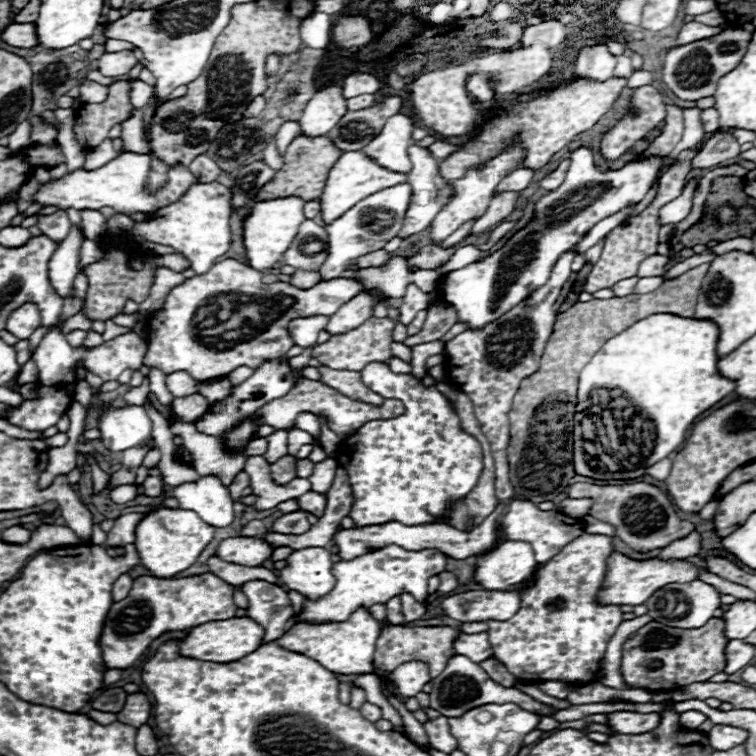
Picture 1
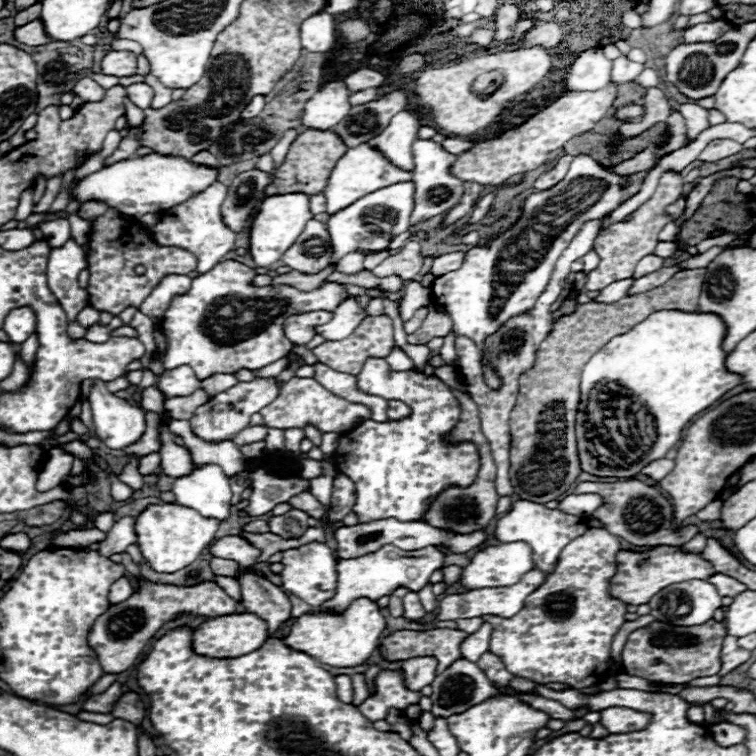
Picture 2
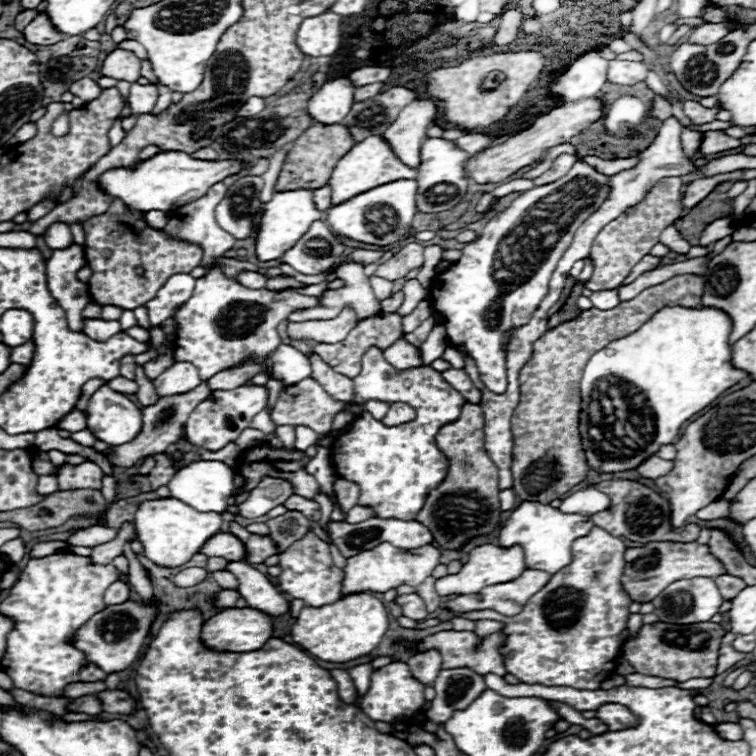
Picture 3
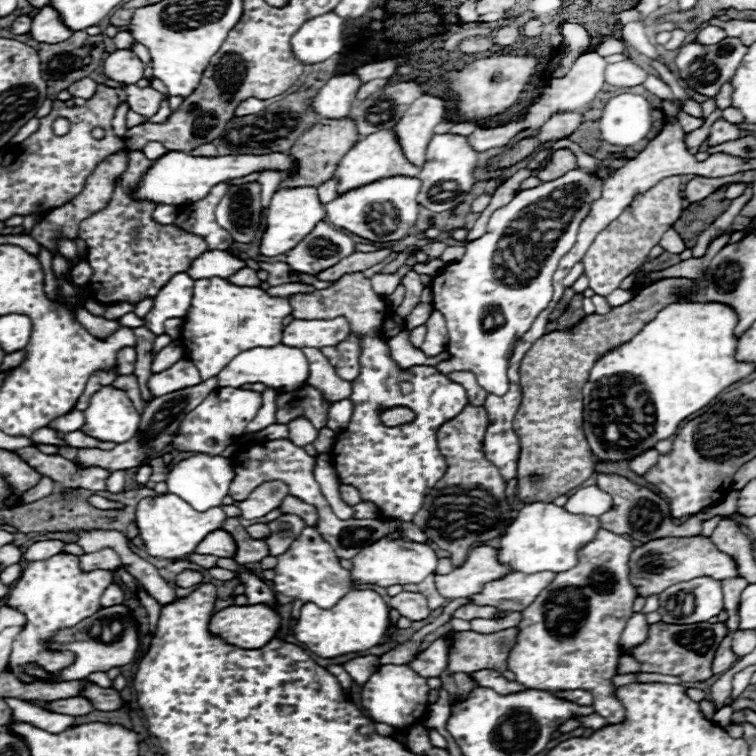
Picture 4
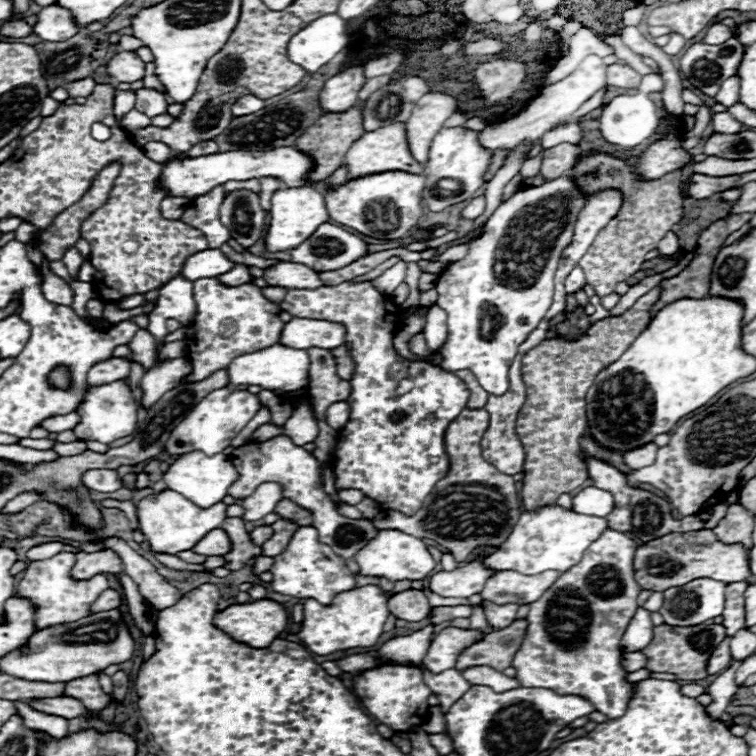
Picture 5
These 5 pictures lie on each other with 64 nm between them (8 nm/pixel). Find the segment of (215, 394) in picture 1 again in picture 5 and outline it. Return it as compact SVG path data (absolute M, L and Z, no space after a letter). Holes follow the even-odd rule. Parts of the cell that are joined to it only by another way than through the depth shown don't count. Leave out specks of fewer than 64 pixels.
M276 344L264 350L236 356L226 370L228 370L228 382L232 386L240 386L240 384L262 386L264 390L276 392L280 396L292 396L292 394L304 394L308 390L308 366L310 360L306 350L292 350L288 346Z

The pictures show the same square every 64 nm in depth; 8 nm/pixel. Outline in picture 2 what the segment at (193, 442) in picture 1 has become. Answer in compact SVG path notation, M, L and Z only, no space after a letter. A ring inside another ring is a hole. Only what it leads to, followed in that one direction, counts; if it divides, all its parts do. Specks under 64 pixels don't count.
M170 420L170 430L184 440L184 446L188 448L188 452L192 456L192 462L198 468L208 466L208 464L216 464L222 468L222 472L228 478L232 478L234 474L238 474L246 468L248 458L240 452L240 446L236 446L232 440L206 442L206 440L198 438L192 432L190 422L184 422L184 420Z

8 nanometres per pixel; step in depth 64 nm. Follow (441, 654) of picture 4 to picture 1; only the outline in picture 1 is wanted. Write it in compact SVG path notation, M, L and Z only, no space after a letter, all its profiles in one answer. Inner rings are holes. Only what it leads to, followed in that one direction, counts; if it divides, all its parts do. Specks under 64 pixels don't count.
M408 662L404 666L398 666L390 674L390 680L396 684L396 690L402 696L416 696L422 692L422 686L430 680L430 676L424 662Z

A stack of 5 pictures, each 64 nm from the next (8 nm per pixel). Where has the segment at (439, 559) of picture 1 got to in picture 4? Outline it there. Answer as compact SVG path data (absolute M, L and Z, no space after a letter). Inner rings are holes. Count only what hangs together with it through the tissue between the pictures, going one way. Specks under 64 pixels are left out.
M382 538L372 546L364 548L356 558L352 558L352 582L354 584L374 584L380 588L388 588L394 584L420 584L426 576L434 574L438 564L436 552L428 544L412 544L392 538Z

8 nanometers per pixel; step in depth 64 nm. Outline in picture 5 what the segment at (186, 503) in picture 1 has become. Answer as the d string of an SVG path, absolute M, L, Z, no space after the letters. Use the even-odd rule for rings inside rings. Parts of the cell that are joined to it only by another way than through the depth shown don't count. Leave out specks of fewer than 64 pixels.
M192 452L192 454L180 456L168 468L168 472L164 474L164 482L168 484L168 488L178 492L178 494L182 494L190 502L194 502L198 508L208 508L208 506L214 506L214 504L222 502L222 498L226 496L230 484L236 478L238 478L236 468L232 466L232 462L224 454L206 456L206 454L200 454L200 452Z

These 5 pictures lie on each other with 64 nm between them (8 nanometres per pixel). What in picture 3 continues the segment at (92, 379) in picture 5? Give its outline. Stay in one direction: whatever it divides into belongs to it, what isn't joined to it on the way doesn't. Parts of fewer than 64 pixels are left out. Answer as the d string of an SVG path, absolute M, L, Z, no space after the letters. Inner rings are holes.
M96 378L96 380L88 380L88 382L82 386L82 394L80 394L80 398L78 398L76 410L84 410L84 408L86 408L86 402L90 400L90 396L92 396L102 384L106 384L106 382L100 380L100 378Z

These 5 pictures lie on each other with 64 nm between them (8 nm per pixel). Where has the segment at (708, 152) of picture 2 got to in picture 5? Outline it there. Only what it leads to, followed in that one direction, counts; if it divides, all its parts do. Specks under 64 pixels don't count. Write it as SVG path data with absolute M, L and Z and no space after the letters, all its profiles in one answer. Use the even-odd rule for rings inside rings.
M720 112L712 116L712 130L718 134L738 134L738 132L744 132L746 126L736 122L728 112Z

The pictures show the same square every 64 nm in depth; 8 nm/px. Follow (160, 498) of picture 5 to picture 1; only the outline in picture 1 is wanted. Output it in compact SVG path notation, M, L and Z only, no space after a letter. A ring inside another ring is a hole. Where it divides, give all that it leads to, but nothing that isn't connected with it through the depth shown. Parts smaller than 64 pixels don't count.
M162 508L156 512L148 512L146 518L140 522L140 526L136 528L134 546L138 550L140 564L152 576L174 578L176 574L184 572L196 562L200 552L210 544L212 536L214 536L214 528L202 522L200 516L196 516L196 512L182 510L182 508L176 508L176 510Z

